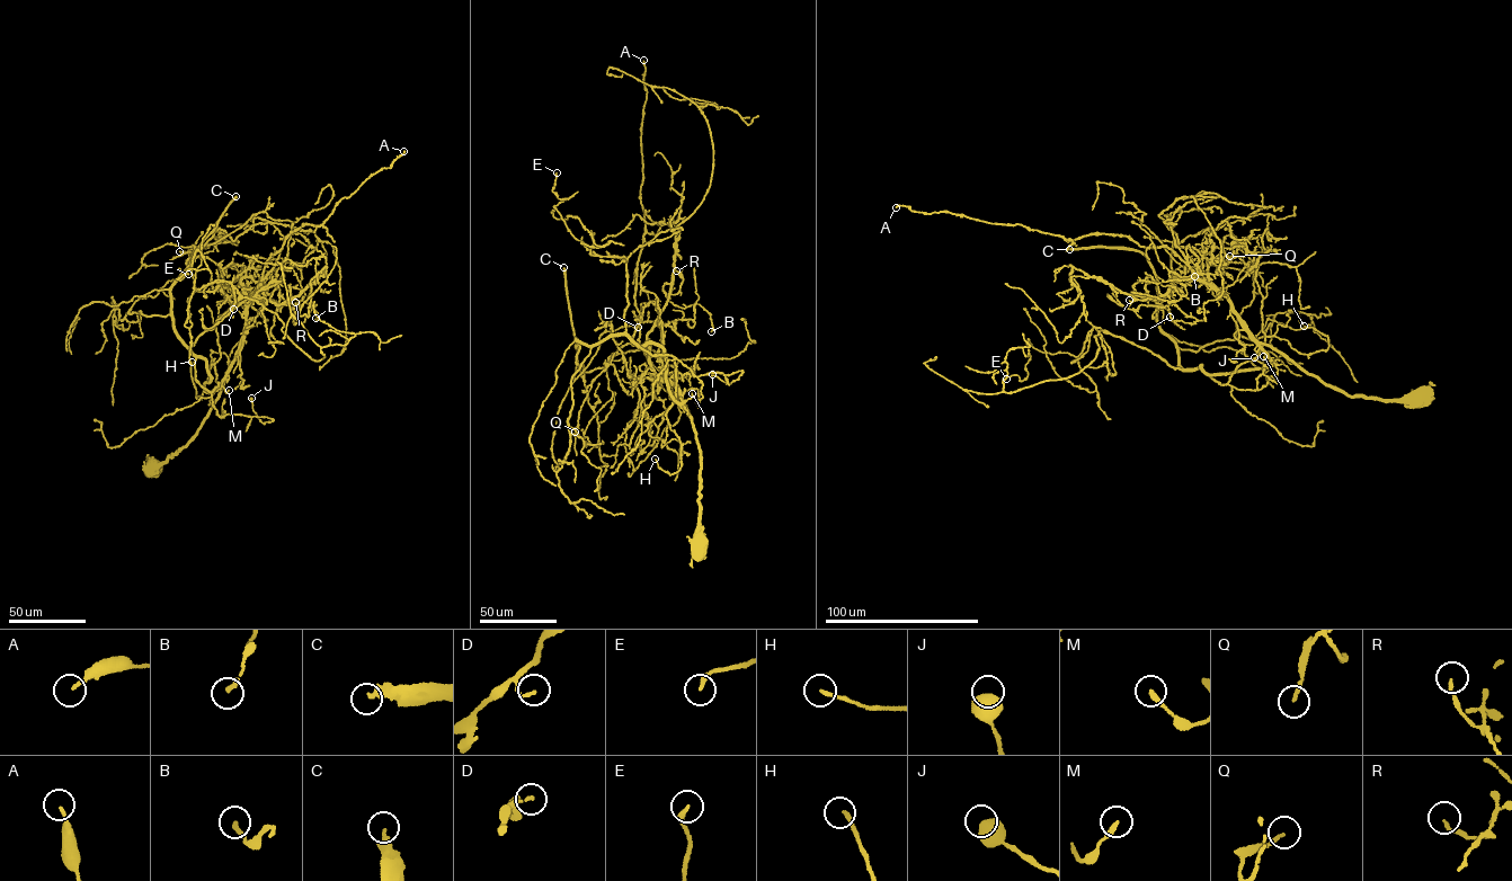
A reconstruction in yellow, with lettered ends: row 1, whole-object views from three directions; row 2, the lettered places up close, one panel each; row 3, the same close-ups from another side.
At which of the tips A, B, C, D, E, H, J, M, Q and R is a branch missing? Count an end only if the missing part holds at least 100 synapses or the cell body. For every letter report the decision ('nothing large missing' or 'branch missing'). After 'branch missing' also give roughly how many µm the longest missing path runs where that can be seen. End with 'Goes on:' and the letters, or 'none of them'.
A: nothing large missing
B: nothing large missing
C: branch missing | 550 µm
D: nothing large missing
E: nothing large missing
H: nothing large missing
J: nothing large missing
M: nothing large missing
Q: nothing large missing
R: nothing large missing
Goes on: C

